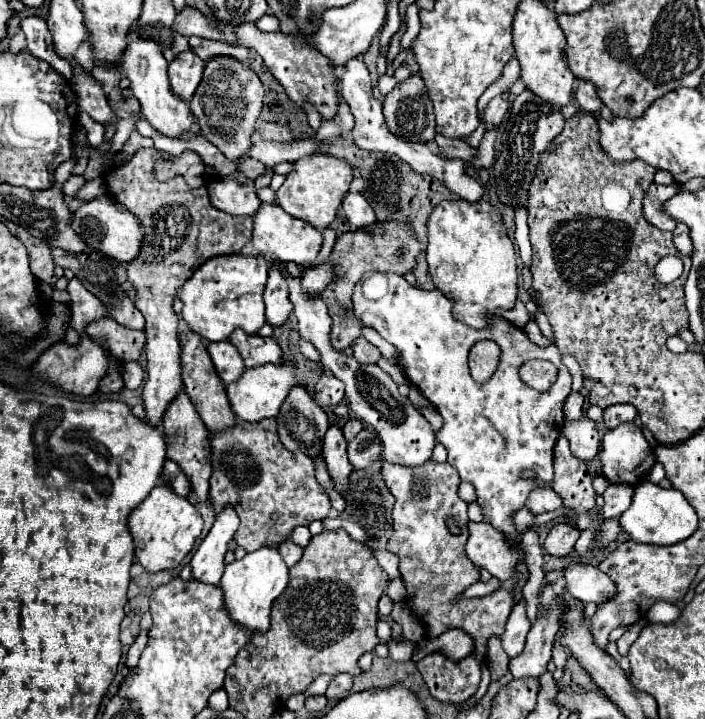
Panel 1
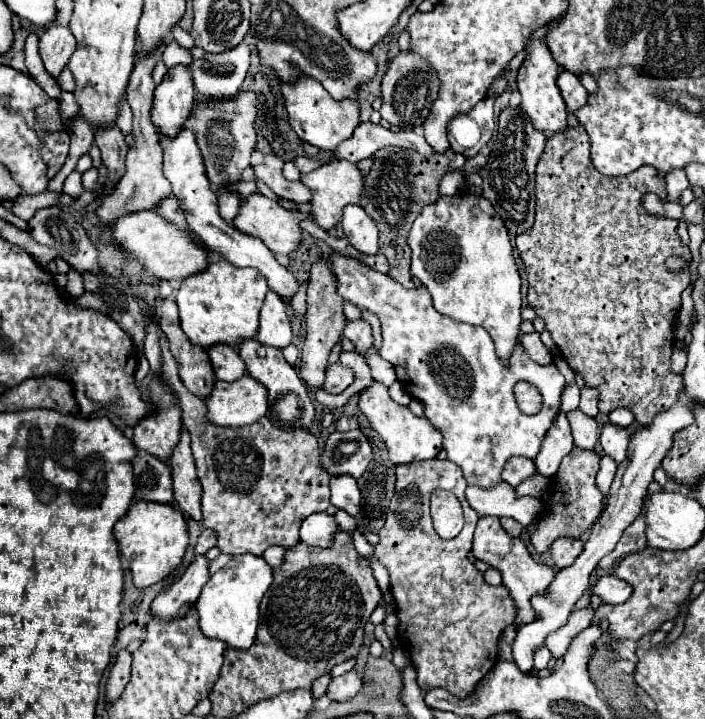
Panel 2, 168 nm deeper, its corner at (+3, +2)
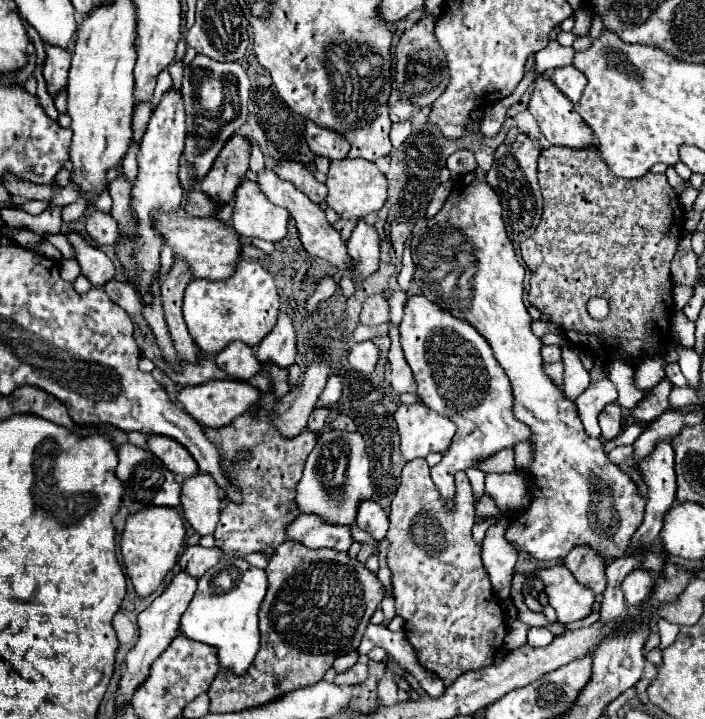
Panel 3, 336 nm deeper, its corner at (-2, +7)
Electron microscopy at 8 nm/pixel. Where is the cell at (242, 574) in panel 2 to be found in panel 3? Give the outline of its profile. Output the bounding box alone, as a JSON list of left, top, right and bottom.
[180,559,268,675]

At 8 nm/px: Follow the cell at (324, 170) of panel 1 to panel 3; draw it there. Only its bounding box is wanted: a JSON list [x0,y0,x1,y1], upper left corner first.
[328,159,386,219]

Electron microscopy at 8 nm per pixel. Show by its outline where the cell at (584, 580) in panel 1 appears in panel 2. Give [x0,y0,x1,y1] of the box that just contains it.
[589,576,633,604]

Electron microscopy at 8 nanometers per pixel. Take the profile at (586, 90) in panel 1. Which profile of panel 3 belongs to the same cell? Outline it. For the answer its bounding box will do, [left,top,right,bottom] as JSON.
[550,65,586,103]

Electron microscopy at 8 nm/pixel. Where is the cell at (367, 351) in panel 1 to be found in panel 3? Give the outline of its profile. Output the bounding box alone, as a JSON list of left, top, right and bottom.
[360,291,390,325]

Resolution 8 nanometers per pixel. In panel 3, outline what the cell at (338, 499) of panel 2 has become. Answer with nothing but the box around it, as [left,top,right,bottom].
[356,501,388,541]

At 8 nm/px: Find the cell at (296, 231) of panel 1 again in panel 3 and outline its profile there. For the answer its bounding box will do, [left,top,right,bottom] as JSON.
[232,179,288,241]

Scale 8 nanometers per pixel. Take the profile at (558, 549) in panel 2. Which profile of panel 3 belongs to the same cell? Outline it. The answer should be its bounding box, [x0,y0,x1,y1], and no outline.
[564,547,606,595]

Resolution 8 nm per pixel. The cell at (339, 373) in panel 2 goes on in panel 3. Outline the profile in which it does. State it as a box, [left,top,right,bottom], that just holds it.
[348,341,382,373]

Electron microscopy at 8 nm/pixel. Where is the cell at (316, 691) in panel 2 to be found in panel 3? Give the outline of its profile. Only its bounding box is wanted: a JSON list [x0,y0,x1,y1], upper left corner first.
[334,649,360,673]

